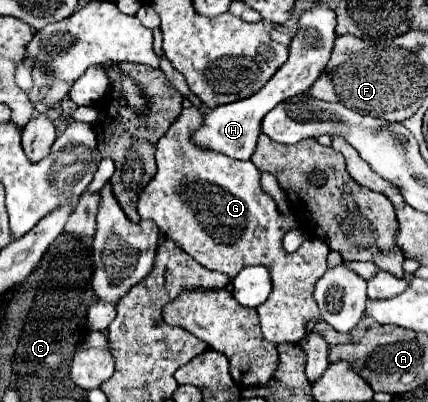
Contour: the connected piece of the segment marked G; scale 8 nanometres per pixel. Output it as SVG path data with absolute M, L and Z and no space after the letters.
M189 106L181 112L181 116L169 126L167 134L157 142L157 174L155 178L139 192L137 212L141 220L153 220L159 228L159 236L163 240L173 240L179 248L183 248L189 256L193 256L203 268L221 272L229 276L229 282L239 274L243 266L259 264L269 268L273 290L269 298L257 308L259 322L265 340L271 344L297 344L303 336L307 336L315 322L319 320L319 308L313 300L315 280L327 270L327 254L329 248L319 238L307 238L299 250L287 252L283 248L283 228L285 232L297 228L297 220L293 216L285 218L277 212L275 202L261 190L259 186L259 170L249 160L235 160L221 152L213 152L209 148L201 148L193 142L193 134L201 128L205 118L203 108Z

